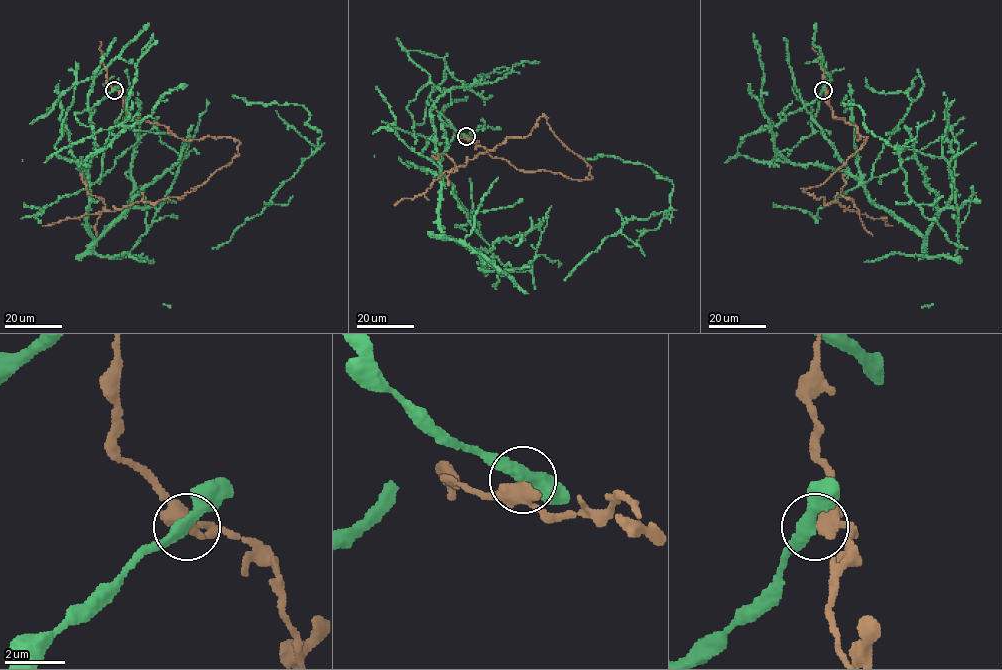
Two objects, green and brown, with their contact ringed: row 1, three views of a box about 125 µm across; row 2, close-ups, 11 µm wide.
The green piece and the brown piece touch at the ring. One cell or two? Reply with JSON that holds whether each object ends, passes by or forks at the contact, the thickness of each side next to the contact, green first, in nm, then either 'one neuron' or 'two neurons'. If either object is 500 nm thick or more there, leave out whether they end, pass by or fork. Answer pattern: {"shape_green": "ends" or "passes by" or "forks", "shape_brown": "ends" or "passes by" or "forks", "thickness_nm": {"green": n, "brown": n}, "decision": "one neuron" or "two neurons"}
{"shape_green": "passes by", "shape_brown": "passes by", "thickness_nm": {"green": 380, "brown": 420}, "decision": "two neurons"}

